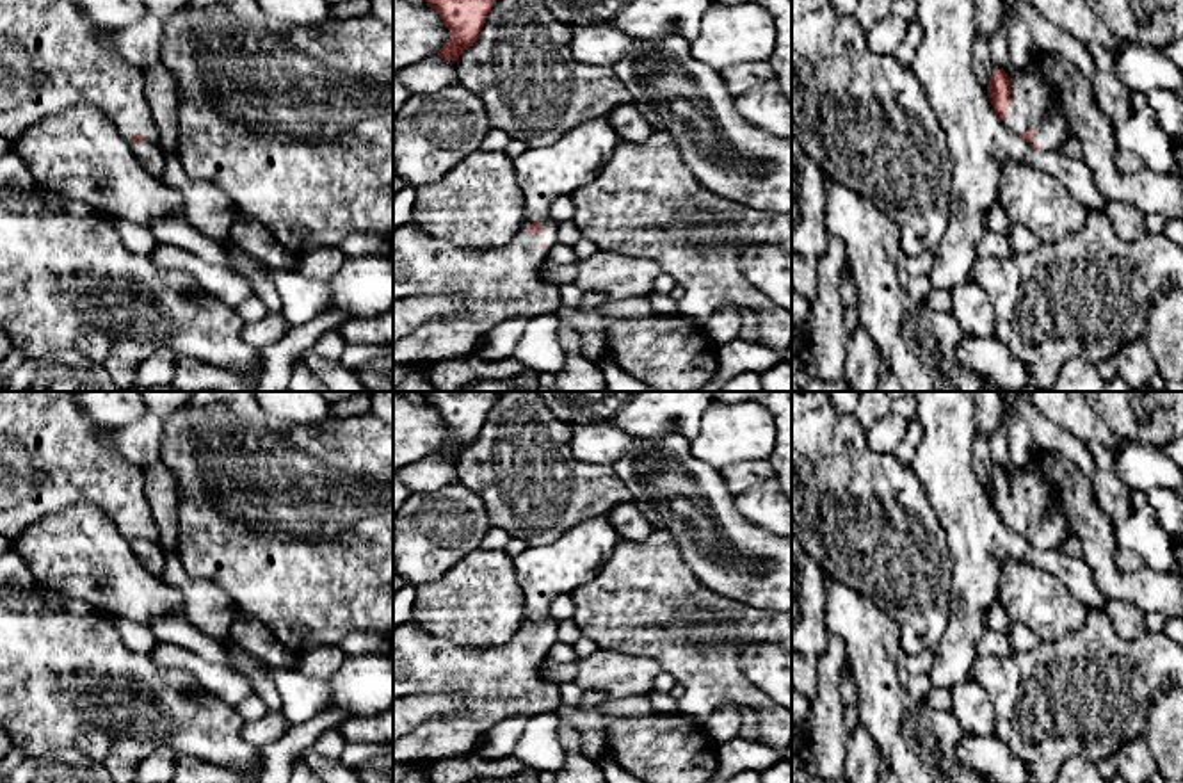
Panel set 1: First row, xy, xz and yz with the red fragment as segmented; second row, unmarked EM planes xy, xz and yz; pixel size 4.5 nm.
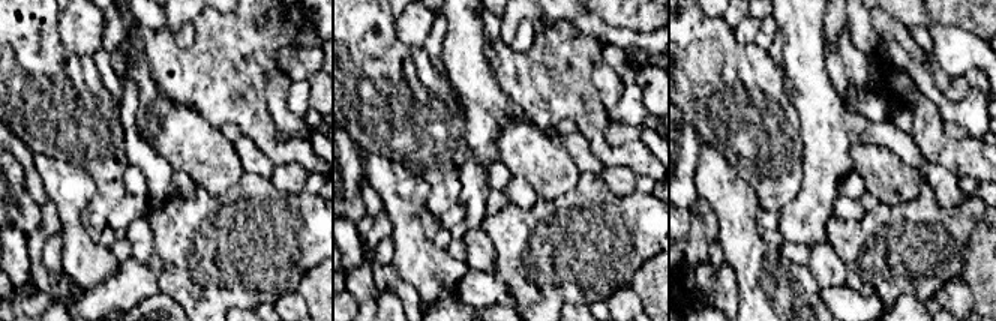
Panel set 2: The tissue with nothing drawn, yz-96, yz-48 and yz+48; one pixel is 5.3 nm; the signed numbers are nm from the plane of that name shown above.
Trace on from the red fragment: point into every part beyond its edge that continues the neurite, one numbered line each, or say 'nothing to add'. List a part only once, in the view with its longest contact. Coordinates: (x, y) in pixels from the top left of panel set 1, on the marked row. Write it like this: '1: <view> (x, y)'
1: yz (1050, 95)

